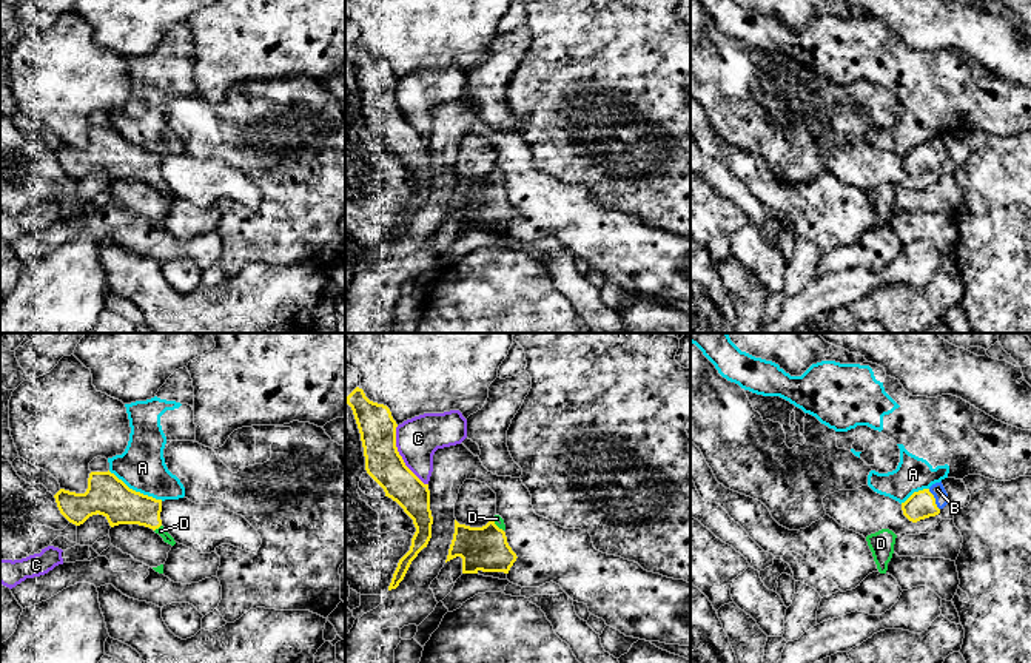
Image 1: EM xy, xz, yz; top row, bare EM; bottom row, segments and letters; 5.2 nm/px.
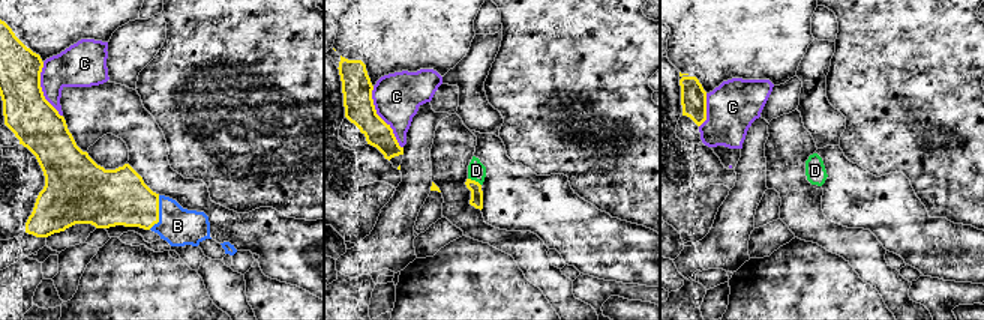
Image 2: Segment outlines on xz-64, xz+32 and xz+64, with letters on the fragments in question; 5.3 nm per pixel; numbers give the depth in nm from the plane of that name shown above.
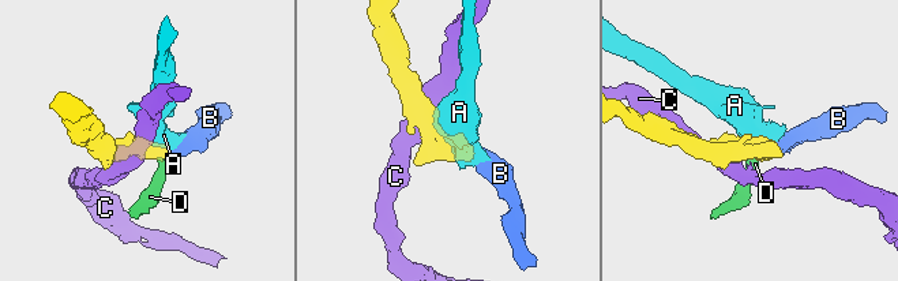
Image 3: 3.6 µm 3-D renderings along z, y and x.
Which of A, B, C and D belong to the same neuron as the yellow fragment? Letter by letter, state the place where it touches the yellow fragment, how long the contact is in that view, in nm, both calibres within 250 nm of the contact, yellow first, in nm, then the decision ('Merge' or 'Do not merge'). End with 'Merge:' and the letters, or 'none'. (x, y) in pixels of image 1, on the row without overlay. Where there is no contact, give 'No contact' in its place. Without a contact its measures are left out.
A: Touches yellow at xy (134, 145). Shared border 320 nm. Thickness 220 nm (yellow) against 240 nm. Do not merge
B: Touches yellow at yz (934, 154). Shared border 130 nm. Thickness 150 nm (yellow) against 70 nm. Merge
C: Touches yellow at xz (401, 111). Shared border 360 nm. Thickness 190 nm (yellow) against 220 nm. Do not merge
D: Touches yellow at xy (157, 182). Shared border 50 nm. Thickness 200 nm (yellow) against 50 nm. Merge
Merge: B, D

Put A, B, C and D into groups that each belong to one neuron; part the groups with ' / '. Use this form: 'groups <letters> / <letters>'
groups A / B D / C

